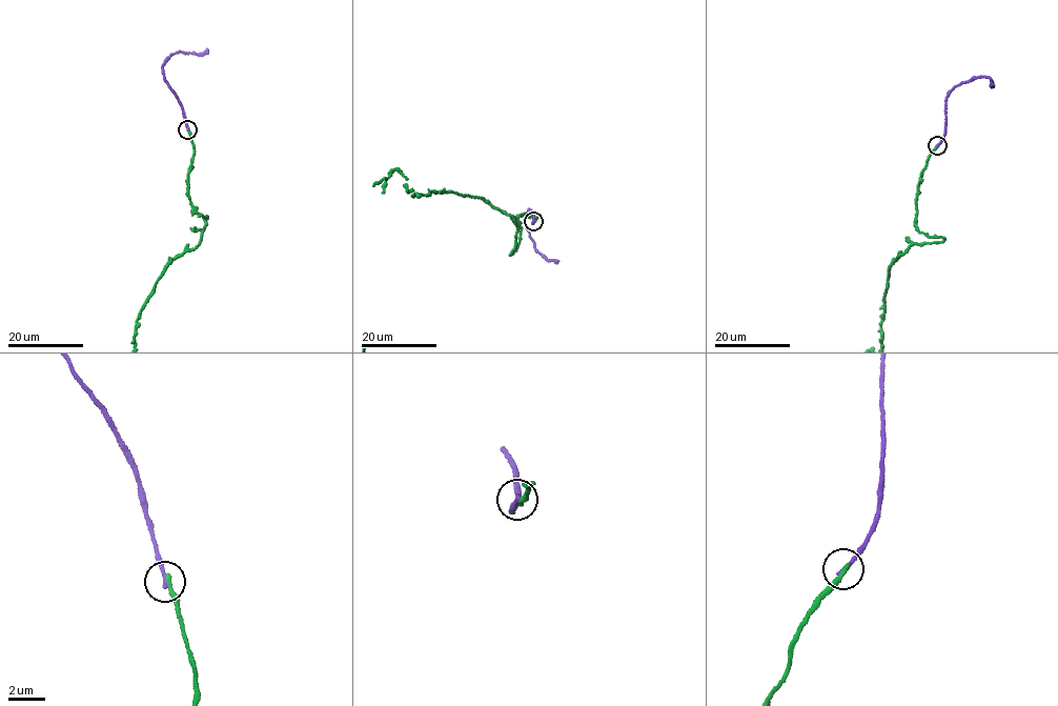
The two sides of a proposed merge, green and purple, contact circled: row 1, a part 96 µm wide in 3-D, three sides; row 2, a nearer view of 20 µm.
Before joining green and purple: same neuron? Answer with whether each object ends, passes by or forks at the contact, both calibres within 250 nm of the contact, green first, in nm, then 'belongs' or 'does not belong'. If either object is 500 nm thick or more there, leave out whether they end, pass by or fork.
green ends | purple ends | 300/240 nm | does not belong

